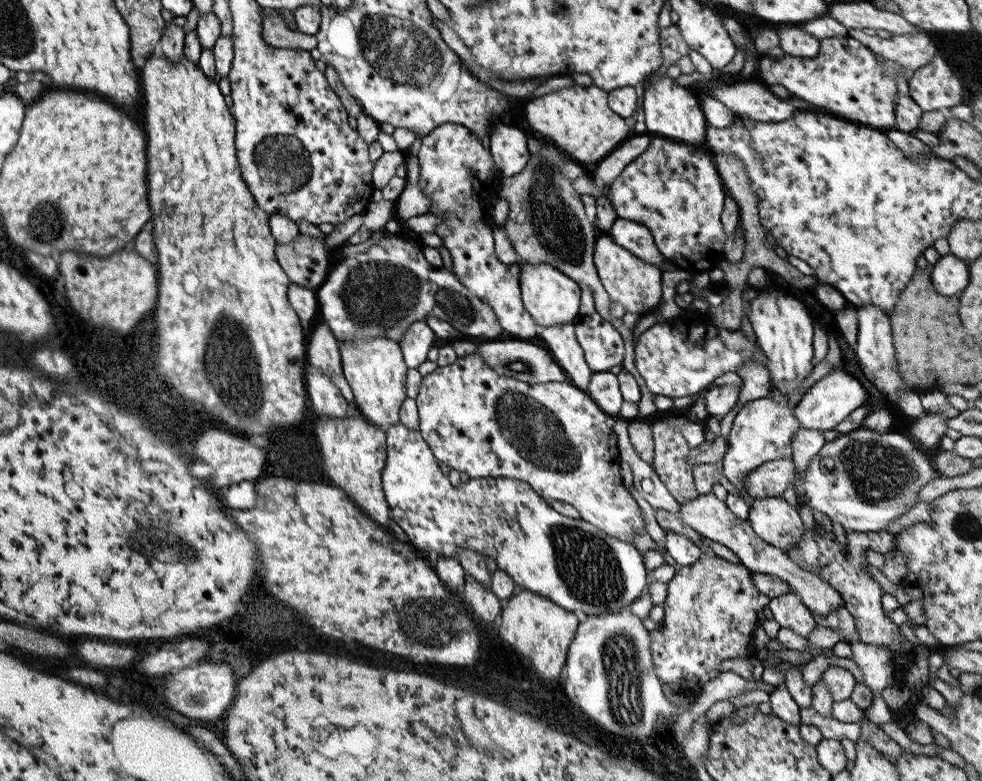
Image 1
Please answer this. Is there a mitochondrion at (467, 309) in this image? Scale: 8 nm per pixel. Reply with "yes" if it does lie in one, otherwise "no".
yes

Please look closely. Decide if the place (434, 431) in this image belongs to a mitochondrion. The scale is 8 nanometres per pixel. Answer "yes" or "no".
no

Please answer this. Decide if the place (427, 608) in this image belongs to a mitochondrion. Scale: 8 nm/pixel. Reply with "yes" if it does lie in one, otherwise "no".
yes

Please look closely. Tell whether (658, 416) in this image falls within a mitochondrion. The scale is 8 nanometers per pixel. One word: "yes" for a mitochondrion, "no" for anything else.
no

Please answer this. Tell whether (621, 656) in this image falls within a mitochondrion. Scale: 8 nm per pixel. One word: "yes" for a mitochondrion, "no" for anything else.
yes

